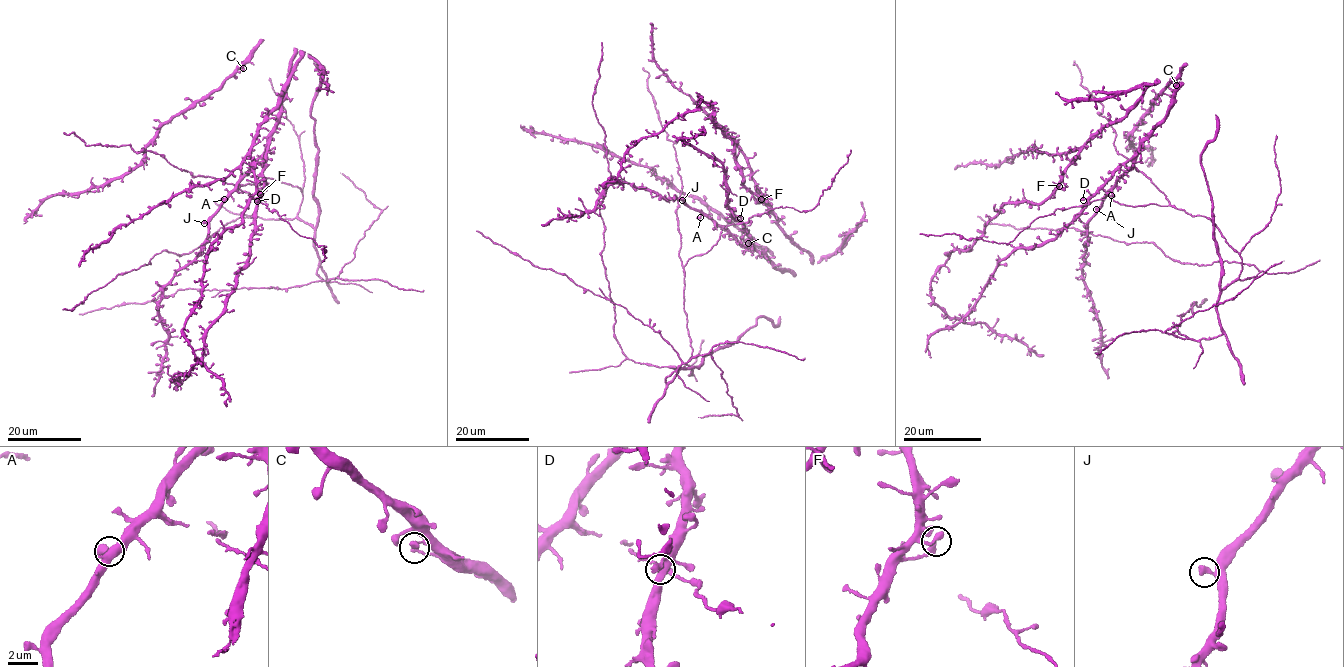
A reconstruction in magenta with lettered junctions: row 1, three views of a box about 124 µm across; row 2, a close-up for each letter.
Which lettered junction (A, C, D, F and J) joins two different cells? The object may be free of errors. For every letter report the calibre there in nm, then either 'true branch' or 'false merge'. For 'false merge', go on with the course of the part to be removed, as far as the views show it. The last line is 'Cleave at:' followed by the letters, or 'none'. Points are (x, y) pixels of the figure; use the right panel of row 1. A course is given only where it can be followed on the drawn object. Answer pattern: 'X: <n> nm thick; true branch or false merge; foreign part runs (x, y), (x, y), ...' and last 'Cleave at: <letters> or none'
A: 500 nm thick; true branch
C: 360 nm thick; true branch
D: 440 nm thick; true branch
F: 380 nm thick; true branch
J: 480 nm thick; true branch
Cleave at: none

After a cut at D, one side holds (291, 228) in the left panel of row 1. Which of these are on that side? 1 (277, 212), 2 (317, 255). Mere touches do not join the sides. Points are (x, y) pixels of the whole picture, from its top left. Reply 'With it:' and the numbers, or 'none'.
With it: 1

